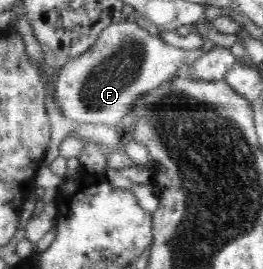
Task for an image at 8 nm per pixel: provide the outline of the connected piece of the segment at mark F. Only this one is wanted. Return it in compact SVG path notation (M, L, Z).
M126 19L120 23L111 23L99 33L97 38L96 43L88 51L60 67L58 80L55 83L54 101L60 108L60 112L68 119L76 123L86 123L86 125L103 123L117 126L134 109L134 103L138 97L150 93L164 81L179 75L184 68L189 68L189 65L204 53L202 48L186 51L168 45L160 35L156 36L140 27L136 22Z

